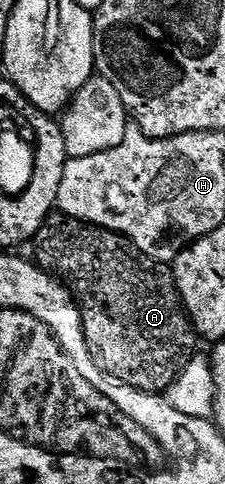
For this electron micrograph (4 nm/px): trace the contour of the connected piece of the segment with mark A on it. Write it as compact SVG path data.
M48 216L34 239L35 263L55 276L76 301L93 362L138 390L167 393L198 352L198 333L188 319L171 267L142 254L120 233L73 216Z

